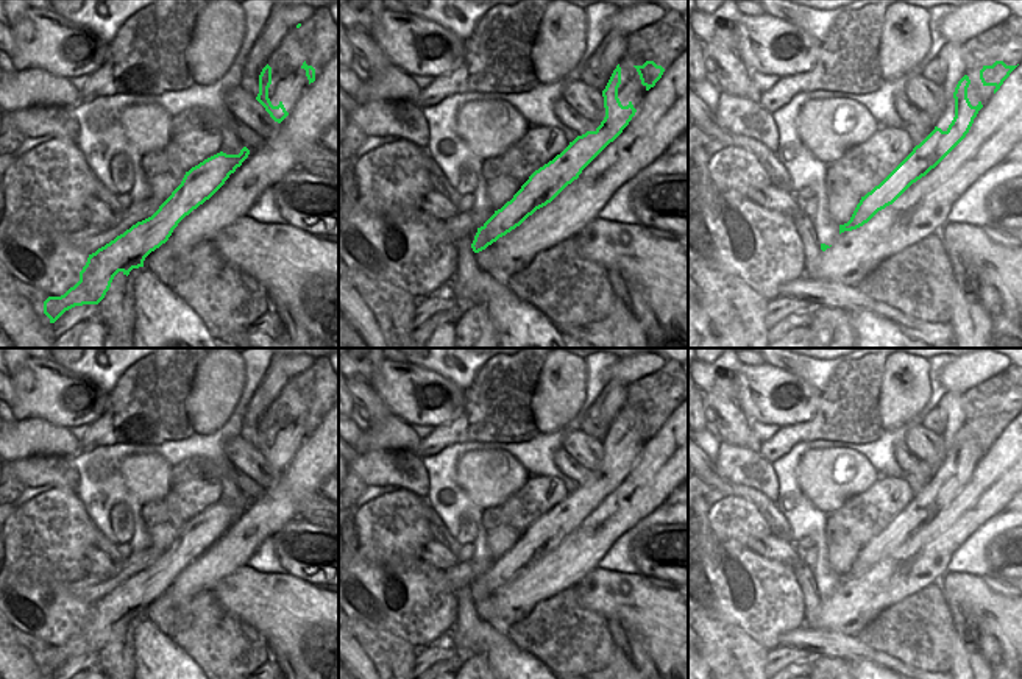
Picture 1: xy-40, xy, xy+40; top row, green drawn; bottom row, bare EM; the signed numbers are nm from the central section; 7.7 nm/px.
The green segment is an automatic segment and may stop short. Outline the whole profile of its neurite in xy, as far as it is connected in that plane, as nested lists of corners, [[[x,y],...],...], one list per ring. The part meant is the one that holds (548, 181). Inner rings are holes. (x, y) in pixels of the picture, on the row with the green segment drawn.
[[[619,64],[602,91],[605,117],[594,131],[577,136],[552,161],[535,170],[521,189],[481,226],[471,248],[474,253],[520,226],[537,209],[551,203],[582,170],[629,125],[637,109],[632,101],[623,106],[618,98]]]

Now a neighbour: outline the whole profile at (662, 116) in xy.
[[[688,50],[668,67],[623,133],[551,203],[474,253],[477,267],[507,286],[535,258],[594,220],[610,197],[688,130]]]

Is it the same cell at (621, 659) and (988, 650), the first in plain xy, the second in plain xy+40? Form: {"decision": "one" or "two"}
{"decision": "two"}

